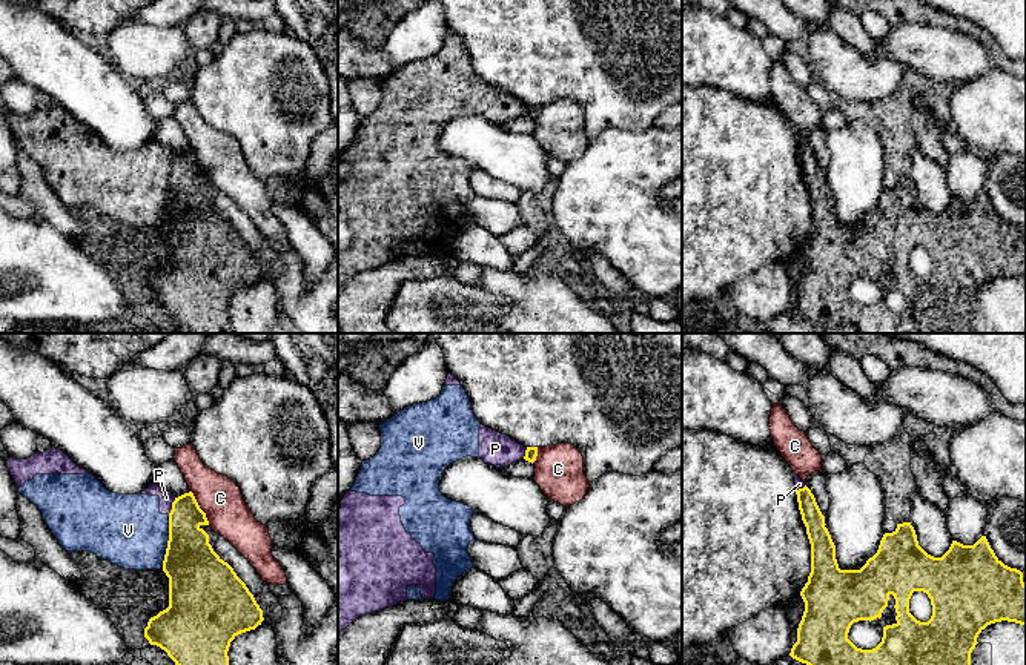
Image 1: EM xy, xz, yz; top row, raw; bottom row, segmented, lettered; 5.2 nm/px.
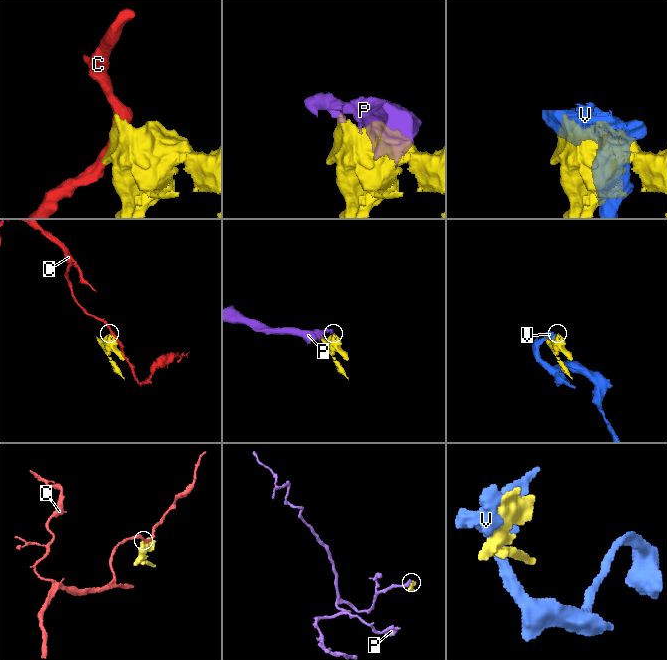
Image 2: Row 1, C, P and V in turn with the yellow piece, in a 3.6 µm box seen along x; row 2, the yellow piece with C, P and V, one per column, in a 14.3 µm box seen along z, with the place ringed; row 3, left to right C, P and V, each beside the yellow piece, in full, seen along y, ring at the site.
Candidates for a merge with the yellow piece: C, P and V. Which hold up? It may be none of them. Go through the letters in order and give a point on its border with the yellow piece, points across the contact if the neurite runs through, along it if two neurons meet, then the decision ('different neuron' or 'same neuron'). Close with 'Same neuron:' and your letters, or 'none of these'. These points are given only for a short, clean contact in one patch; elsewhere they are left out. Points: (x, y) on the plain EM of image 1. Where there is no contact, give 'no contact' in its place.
C: contact xy (198, 163); different neuron
P: contact xy (172, 162); border xy (175, 154), (168, 169); different neuron
V: contact xy (168, 197); different neuron
Same neuron: none of these

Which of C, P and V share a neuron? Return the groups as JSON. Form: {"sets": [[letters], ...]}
{"sets": [["C"], ["P", "V"]]}

